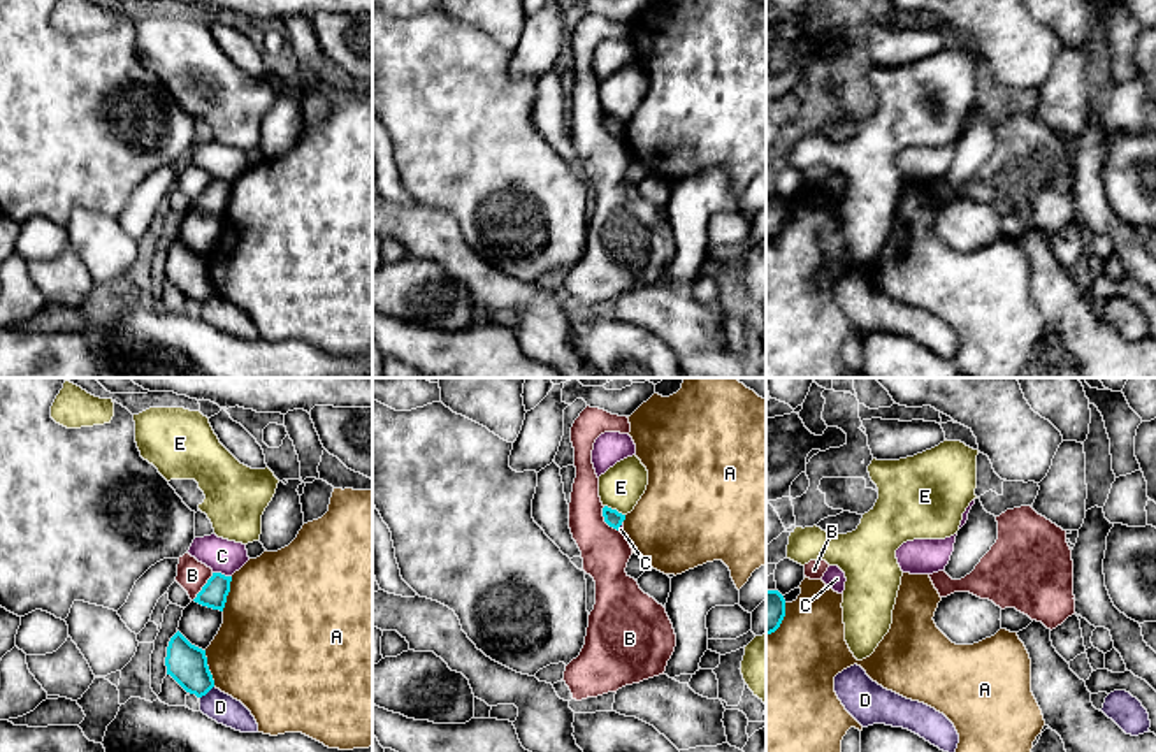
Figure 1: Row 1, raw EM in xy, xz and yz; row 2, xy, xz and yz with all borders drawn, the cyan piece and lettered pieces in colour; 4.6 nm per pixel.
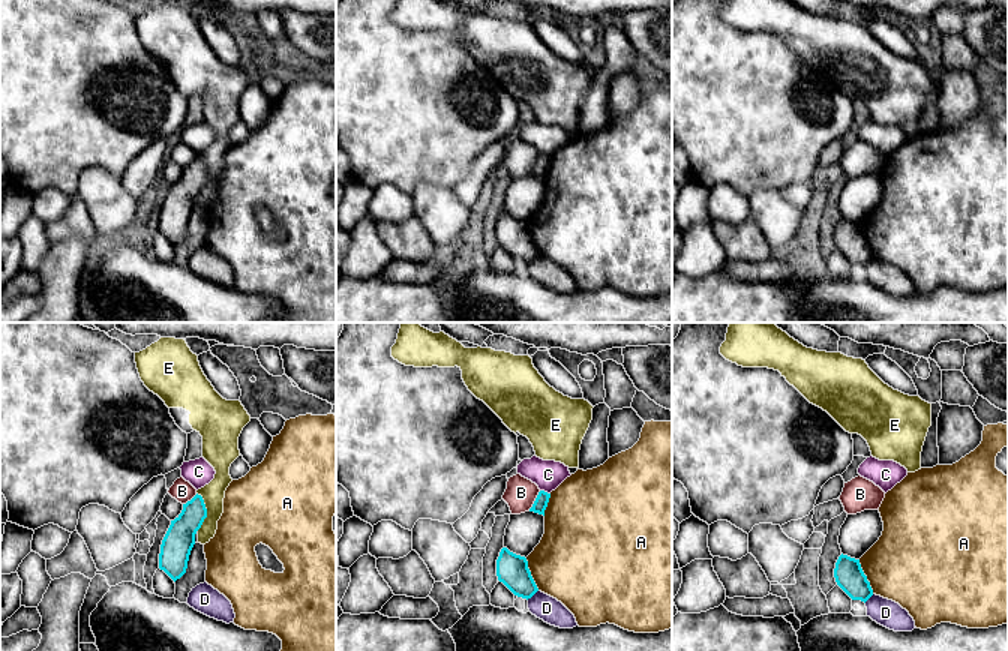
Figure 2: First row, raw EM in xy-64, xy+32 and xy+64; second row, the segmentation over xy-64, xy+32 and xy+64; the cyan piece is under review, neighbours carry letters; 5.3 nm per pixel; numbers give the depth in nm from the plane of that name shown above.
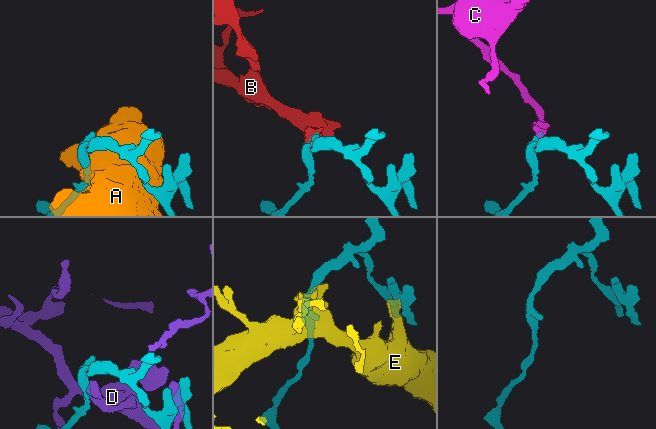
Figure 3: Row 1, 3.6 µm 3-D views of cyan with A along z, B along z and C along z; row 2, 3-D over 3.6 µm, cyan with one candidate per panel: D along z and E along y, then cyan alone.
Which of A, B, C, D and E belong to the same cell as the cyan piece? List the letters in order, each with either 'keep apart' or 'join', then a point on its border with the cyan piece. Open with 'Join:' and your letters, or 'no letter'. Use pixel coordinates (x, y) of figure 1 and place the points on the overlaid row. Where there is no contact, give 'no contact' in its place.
Join: no letter
A: keep apart; contact xy (208, 668)
B: keep apart; contact xz (605, 520)
C: keep apart; contact xy (220, 573)
D: keep apart; contact xy (206, 693)
E: keep apart; contact xz (615, 510)

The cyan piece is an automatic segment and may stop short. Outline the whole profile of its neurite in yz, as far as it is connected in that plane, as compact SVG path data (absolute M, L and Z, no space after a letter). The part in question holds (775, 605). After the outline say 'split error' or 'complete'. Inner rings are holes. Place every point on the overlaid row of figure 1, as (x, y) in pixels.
M766 590L766 636L775 633L785 617L785 599L778 590Z | complete

